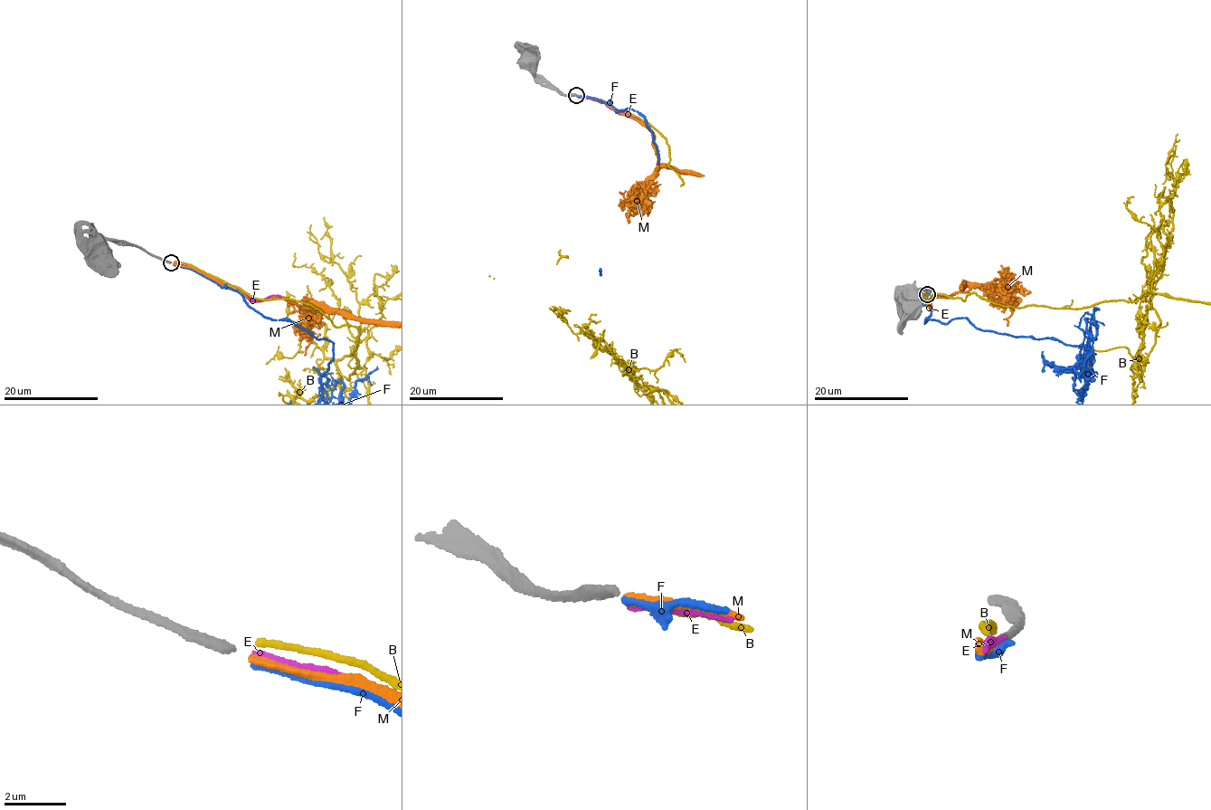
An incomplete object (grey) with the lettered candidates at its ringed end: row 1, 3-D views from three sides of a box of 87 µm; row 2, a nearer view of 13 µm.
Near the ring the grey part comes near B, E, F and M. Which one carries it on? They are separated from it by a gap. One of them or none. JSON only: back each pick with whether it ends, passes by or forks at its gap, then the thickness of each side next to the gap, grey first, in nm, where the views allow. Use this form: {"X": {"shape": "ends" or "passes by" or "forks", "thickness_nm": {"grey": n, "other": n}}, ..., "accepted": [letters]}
{"M": {"shape": "ends", "thickness_nm": {"grey": 320, "other": 280}}, "accepted": ["M"]}

